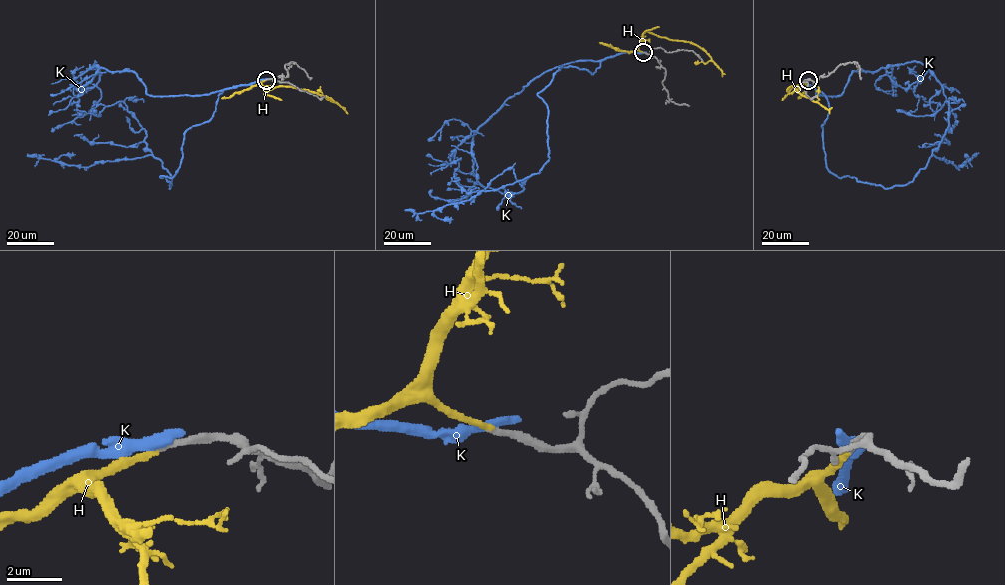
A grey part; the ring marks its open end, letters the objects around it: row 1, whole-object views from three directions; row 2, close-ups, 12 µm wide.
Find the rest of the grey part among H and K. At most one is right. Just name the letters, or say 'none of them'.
H

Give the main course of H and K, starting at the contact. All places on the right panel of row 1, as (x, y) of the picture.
H: (808, 80), (787, 90), (793, 86), (802, 95), (823, 106), (829, 113)
K: (808, 79), (830, 109), (825, 162), (839, 178), (892, 188), (926, 166), (949, 102), (929, 115), (900, 110)

